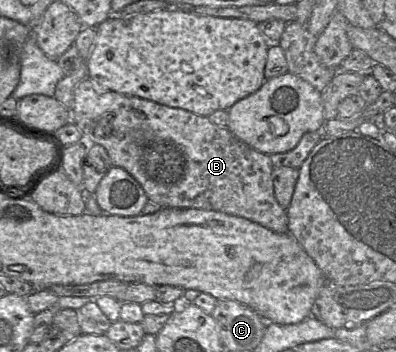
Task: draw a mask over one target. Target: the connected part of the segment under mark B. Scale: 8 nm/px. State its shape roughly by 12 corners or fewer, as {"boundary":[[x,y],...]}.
{"boundary":[[75,88],[71,121],[161,208],[289,233],[270,156],[207,117]]}

